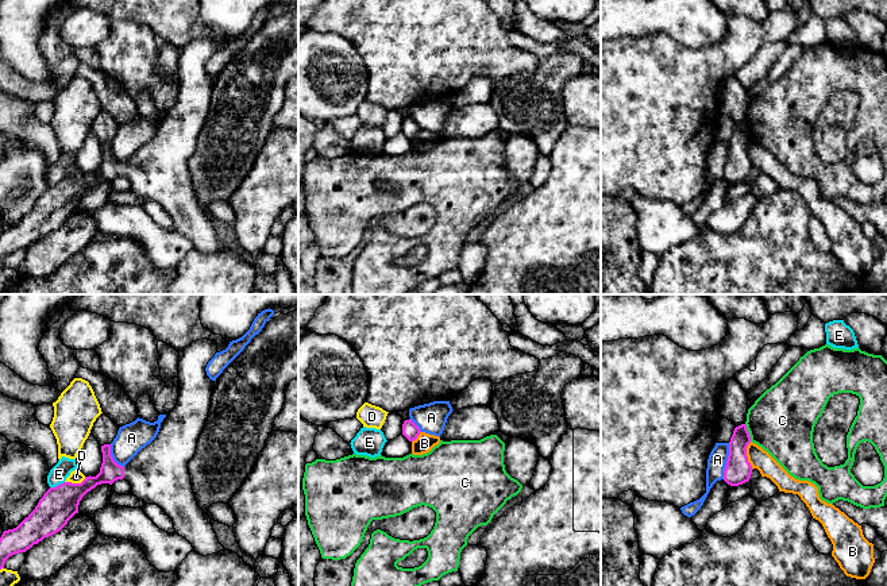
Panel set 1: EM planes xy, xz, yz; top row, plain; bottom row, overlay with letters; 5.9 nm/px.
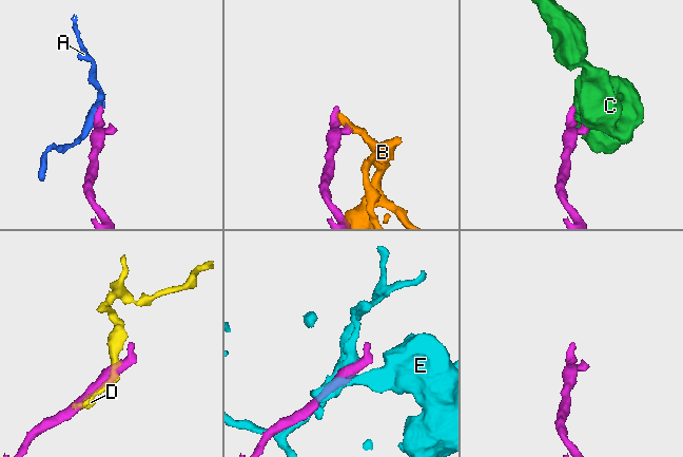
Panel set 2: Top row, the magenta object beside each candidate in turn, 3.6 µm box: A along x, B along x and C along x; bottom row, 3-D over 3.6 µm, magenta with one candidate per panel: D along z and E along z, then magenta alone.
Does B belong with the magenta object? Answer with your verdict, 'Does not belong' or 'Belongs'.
Does not belong

